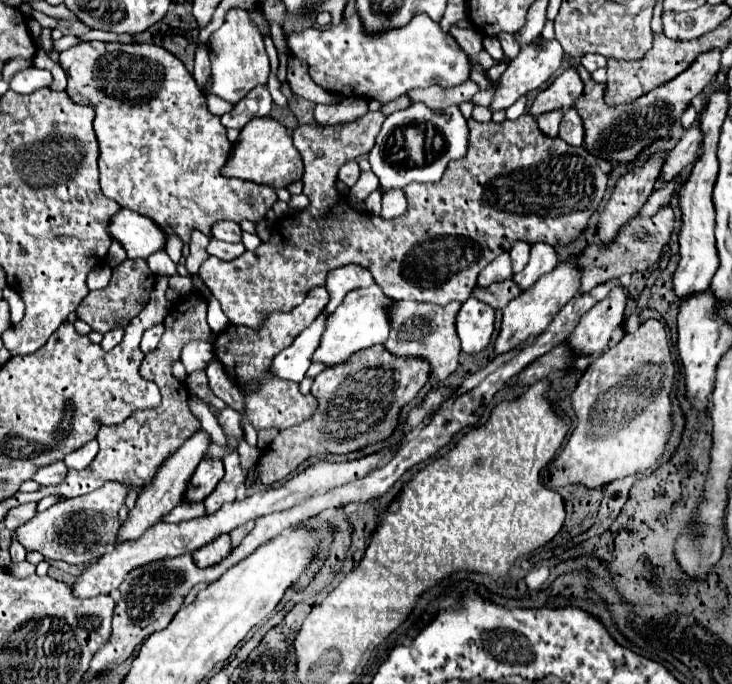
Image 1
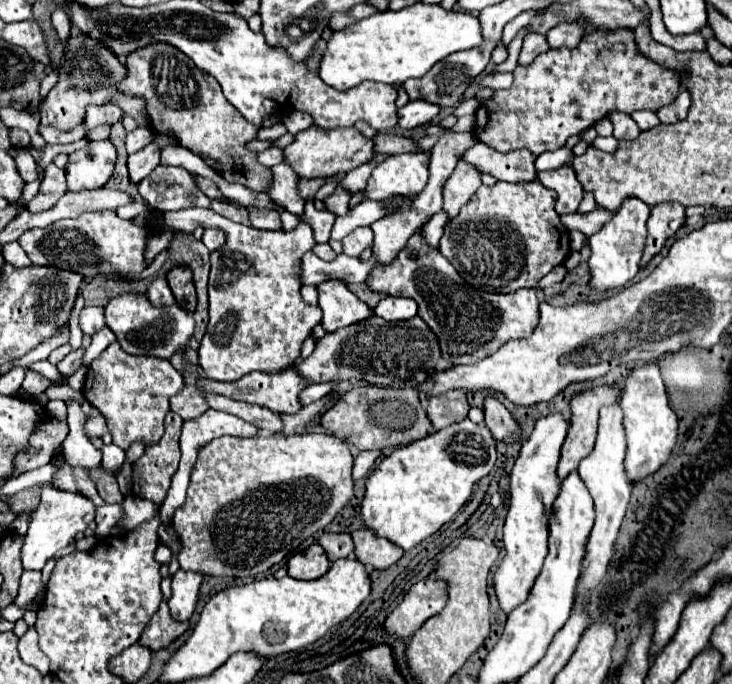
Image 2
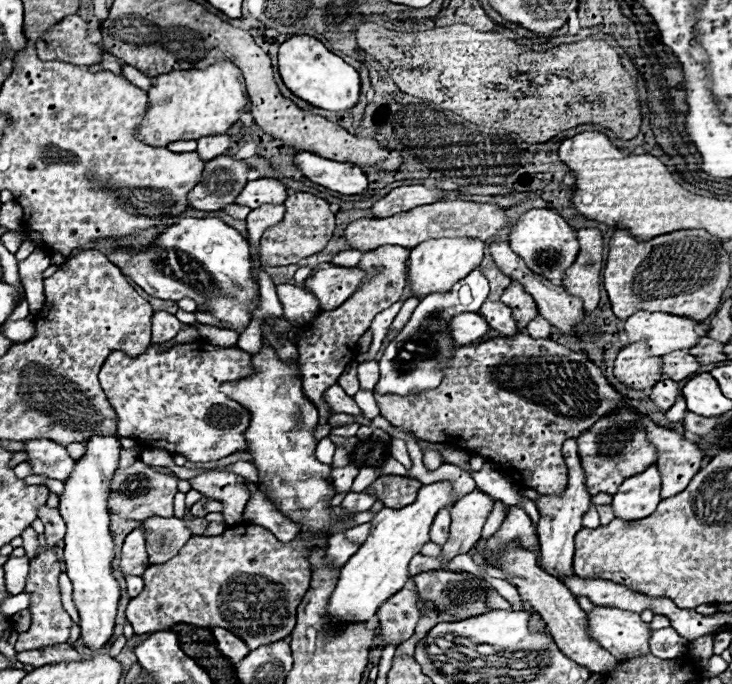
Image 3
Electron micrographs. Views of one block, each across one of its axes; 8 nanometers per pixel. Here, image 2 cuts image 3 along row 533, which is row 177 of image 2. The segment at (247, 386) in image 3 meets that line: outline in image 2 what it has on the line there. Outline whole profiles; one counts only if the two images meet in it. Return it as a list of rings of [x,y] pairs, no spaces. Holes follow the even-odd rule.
[[[310,126],[308,130],[302,130],[298,136],[294,136],[294,142],[284,148],[284,160],[292,168],[302,168],[302,178],[330,178],[340,172],[350,172],[368,162],[372,156],[372,140],[364,138],[356,128],[322,130],[318,126]]]

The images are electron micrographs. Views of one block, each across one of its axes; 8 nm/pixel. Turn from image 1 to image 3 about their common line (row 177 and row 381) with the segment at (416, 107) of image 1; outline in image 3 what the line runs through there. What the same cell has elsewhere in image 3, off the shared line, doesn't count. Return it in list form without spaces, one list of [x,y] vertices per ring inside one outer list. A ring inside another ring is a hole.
[[[474,268],[464,280],[454,284],[448,292],[434,292],[420,300],[416,310],[396,338],[386,346],[380,358],[380,378],[374,386],[378,394],[398,394],[408,396],[412,392],[432,390],[442,382],[442,370],[438,368],[444,360],[450,360],[456,352],[456,344],[450,336],[450,320],[462,312],[476,312],[488,296],[488,280],[482,276],[480,268]]]

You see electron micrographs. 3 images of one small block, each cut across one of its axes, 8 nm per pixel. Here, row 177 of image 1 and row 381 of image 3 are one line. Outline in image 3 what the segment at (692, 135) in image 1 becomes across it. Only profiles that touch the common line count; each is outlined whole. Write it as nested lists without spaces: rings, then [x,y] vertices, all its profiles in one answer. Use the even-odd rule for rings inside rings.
[[[666,378],[666,380],[658,382],[658,384],[652,388],[650,398],[652,398],[652,402],[654,402],[660,410],[668,410],[668,408],[674,404],[674,400],[676,400],[678,392],[680,392],[678,382],[674,382],[674,380]]]

